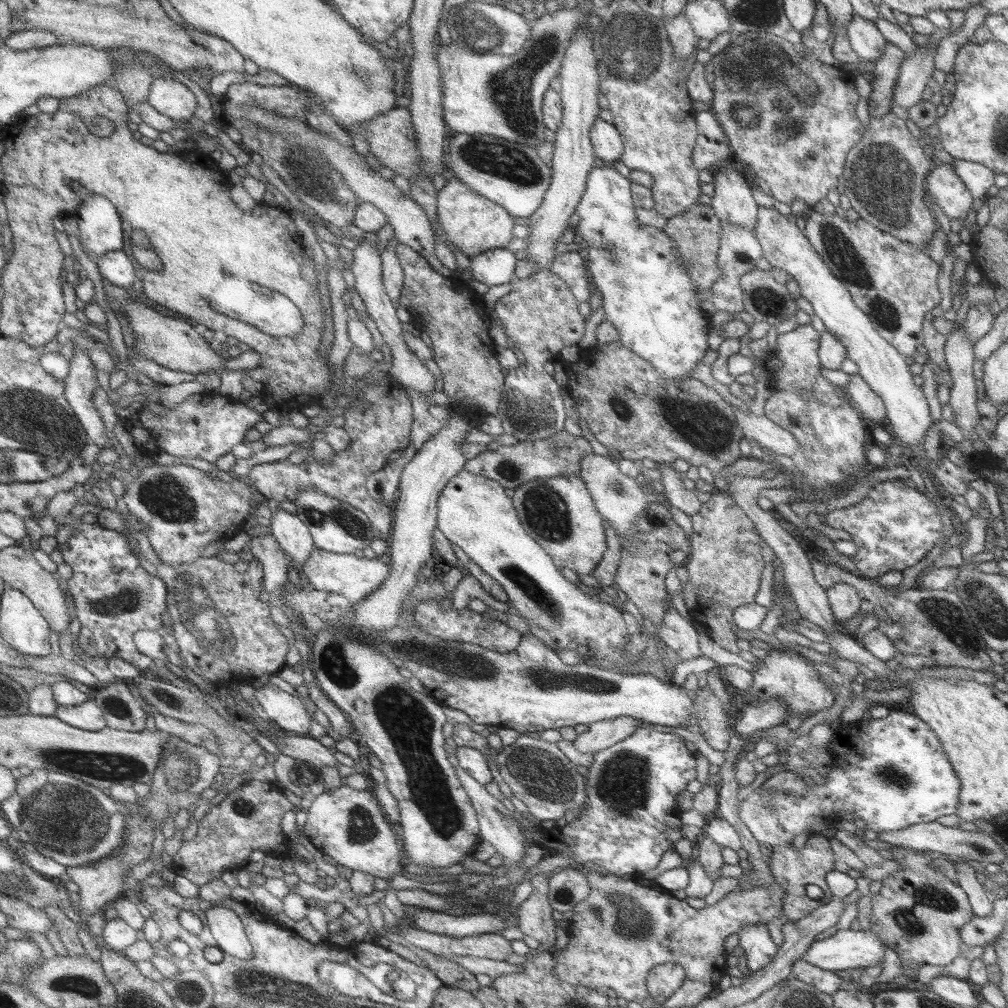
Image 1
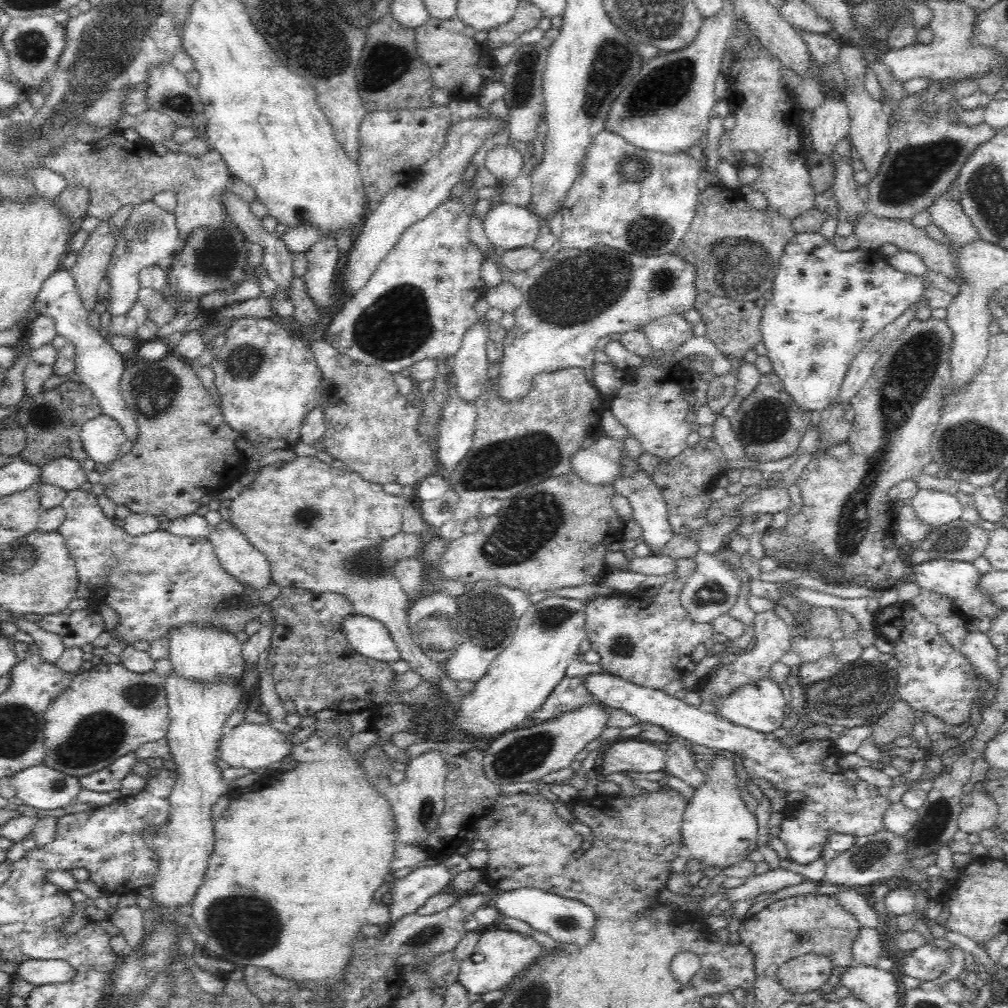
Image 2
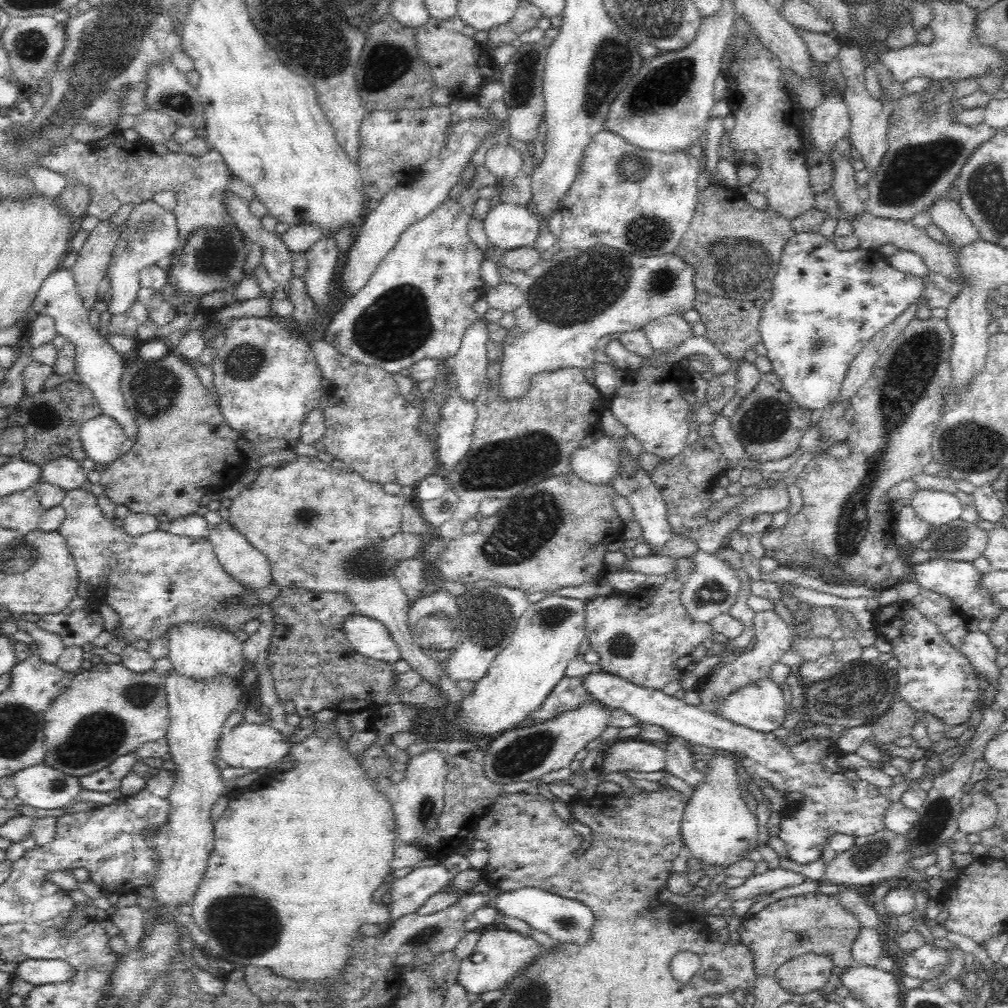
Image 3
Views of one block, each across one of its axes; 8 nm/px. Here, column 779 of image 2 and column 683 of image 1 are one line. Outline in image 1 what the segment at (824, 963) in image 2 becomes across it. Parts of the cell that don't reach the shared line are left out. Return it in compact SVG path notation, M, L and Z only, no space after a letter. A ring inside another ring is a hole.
M665 963L649 969L645 977L646 993L656 1004L661 1005L681 984L685 972L677 964Z

